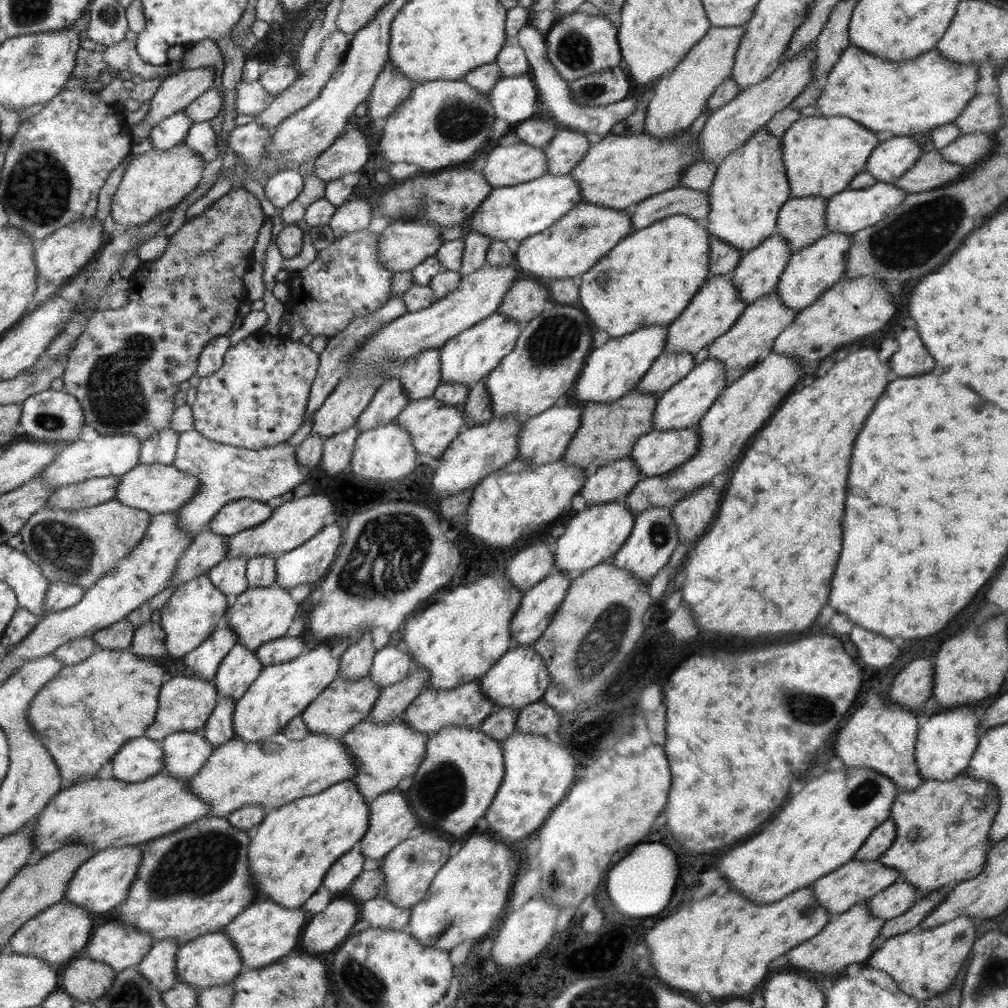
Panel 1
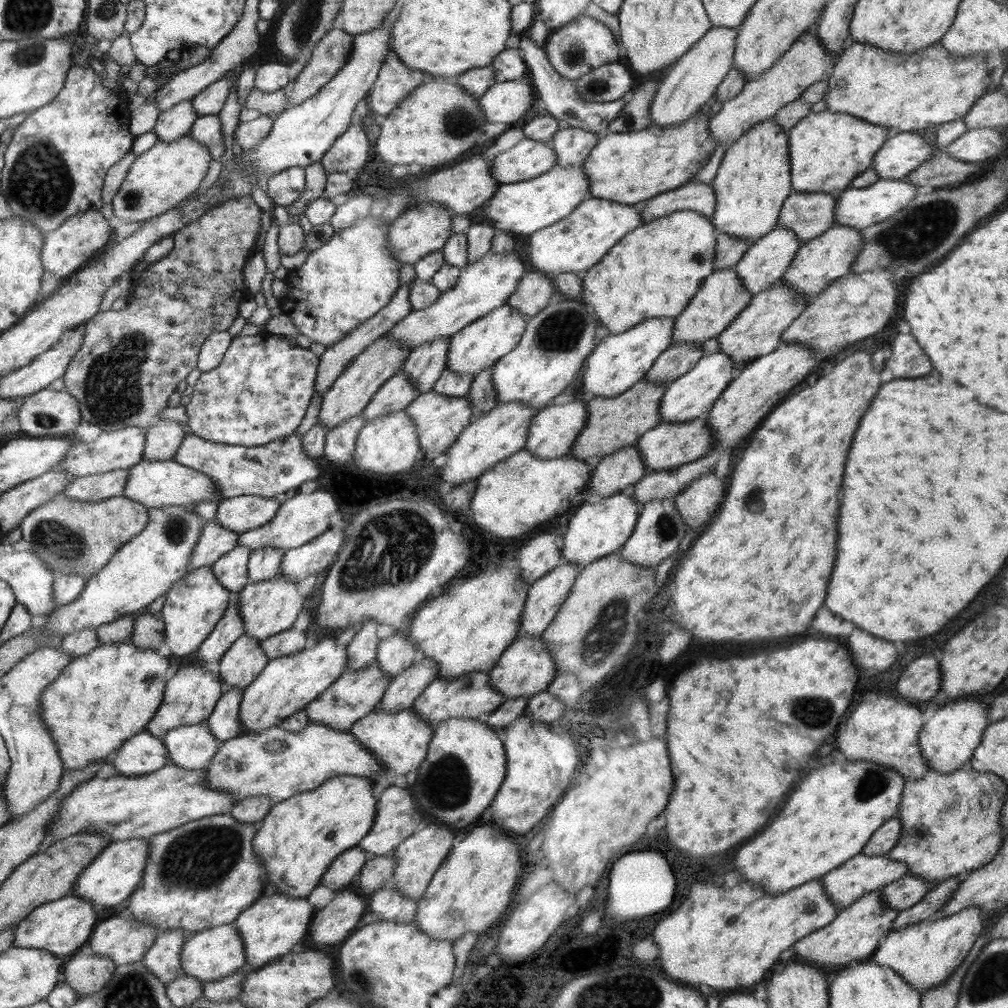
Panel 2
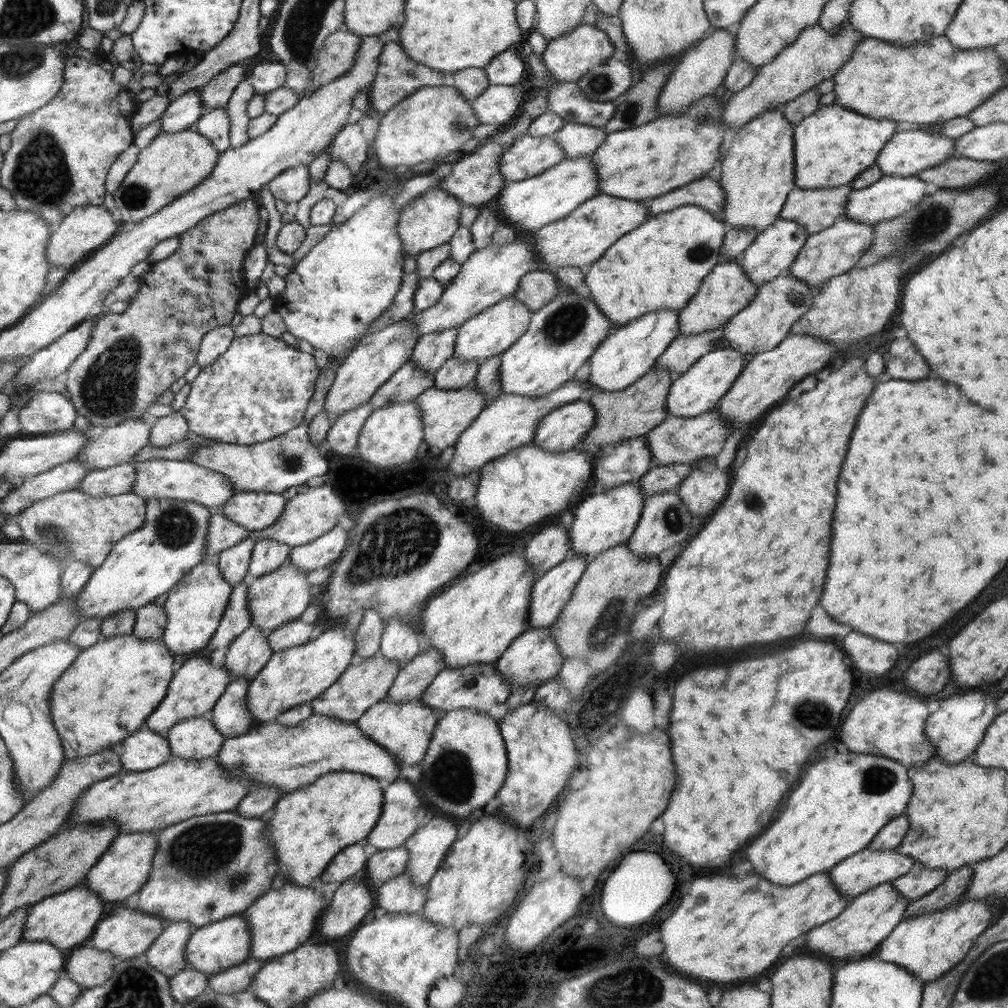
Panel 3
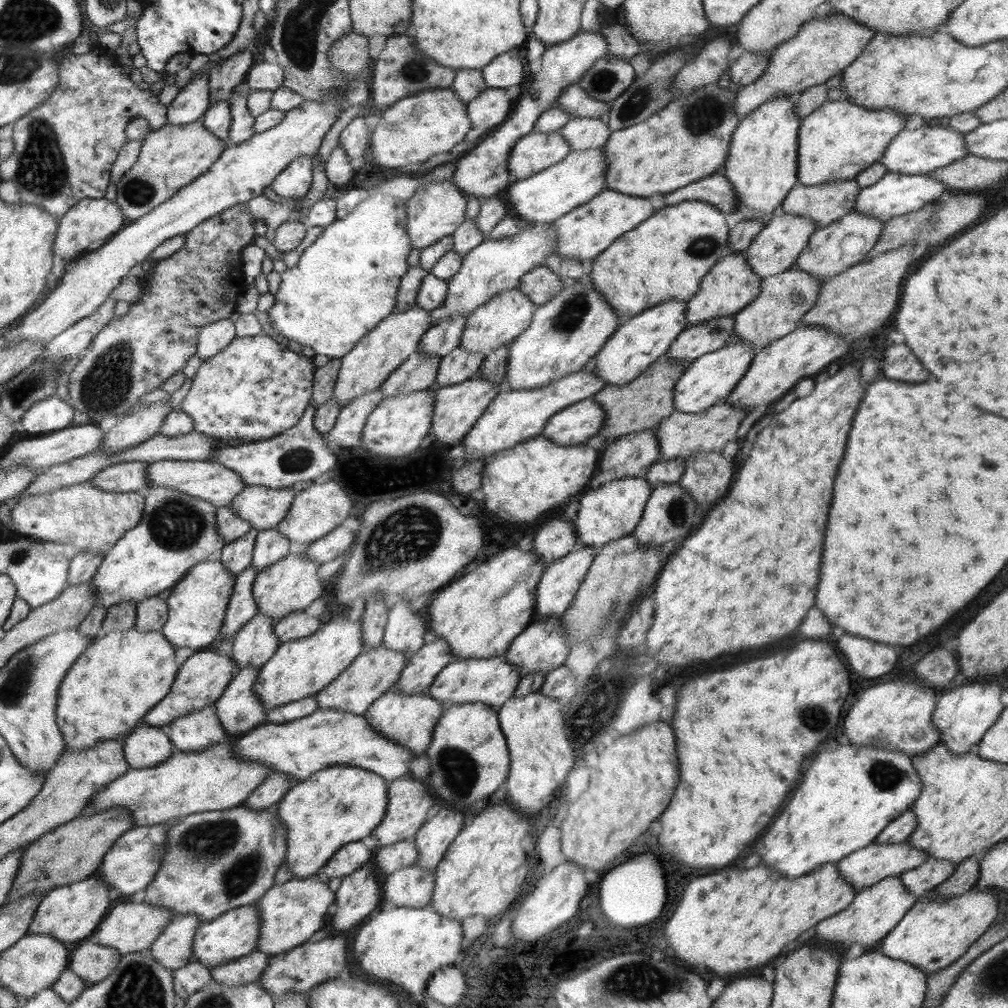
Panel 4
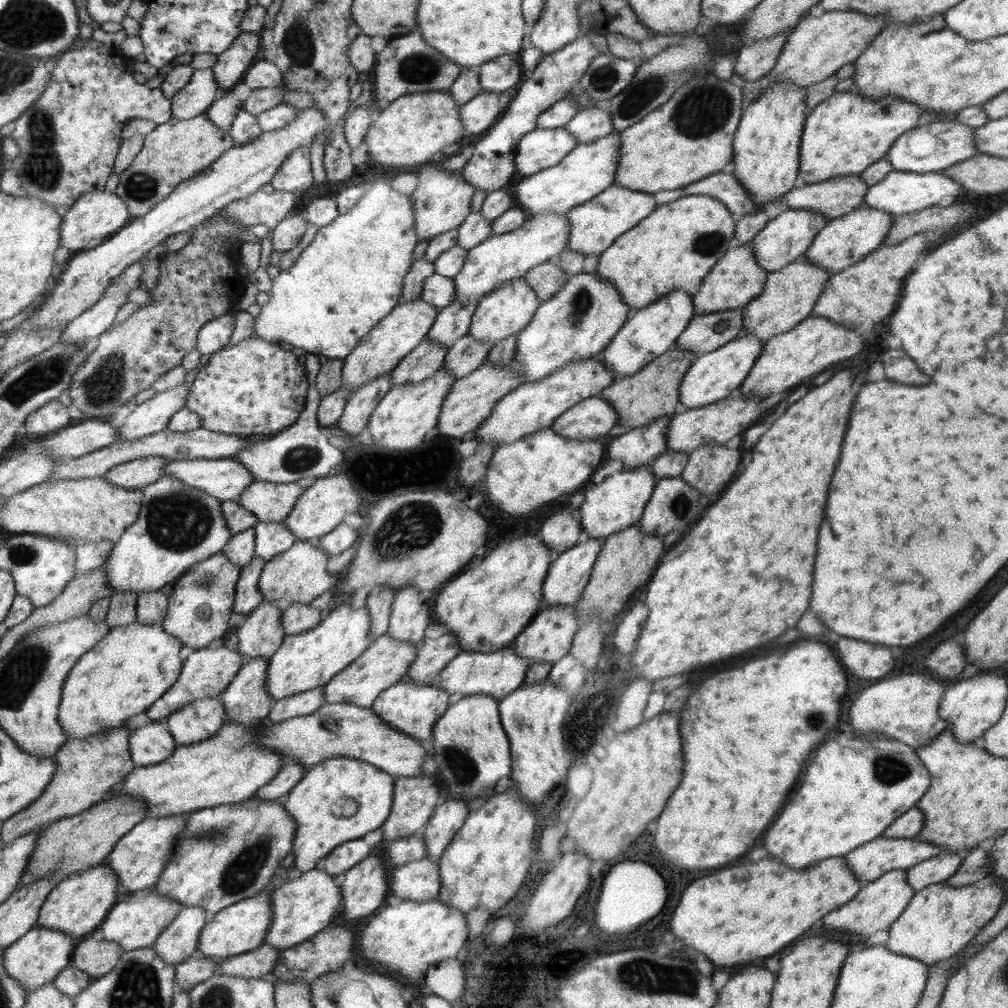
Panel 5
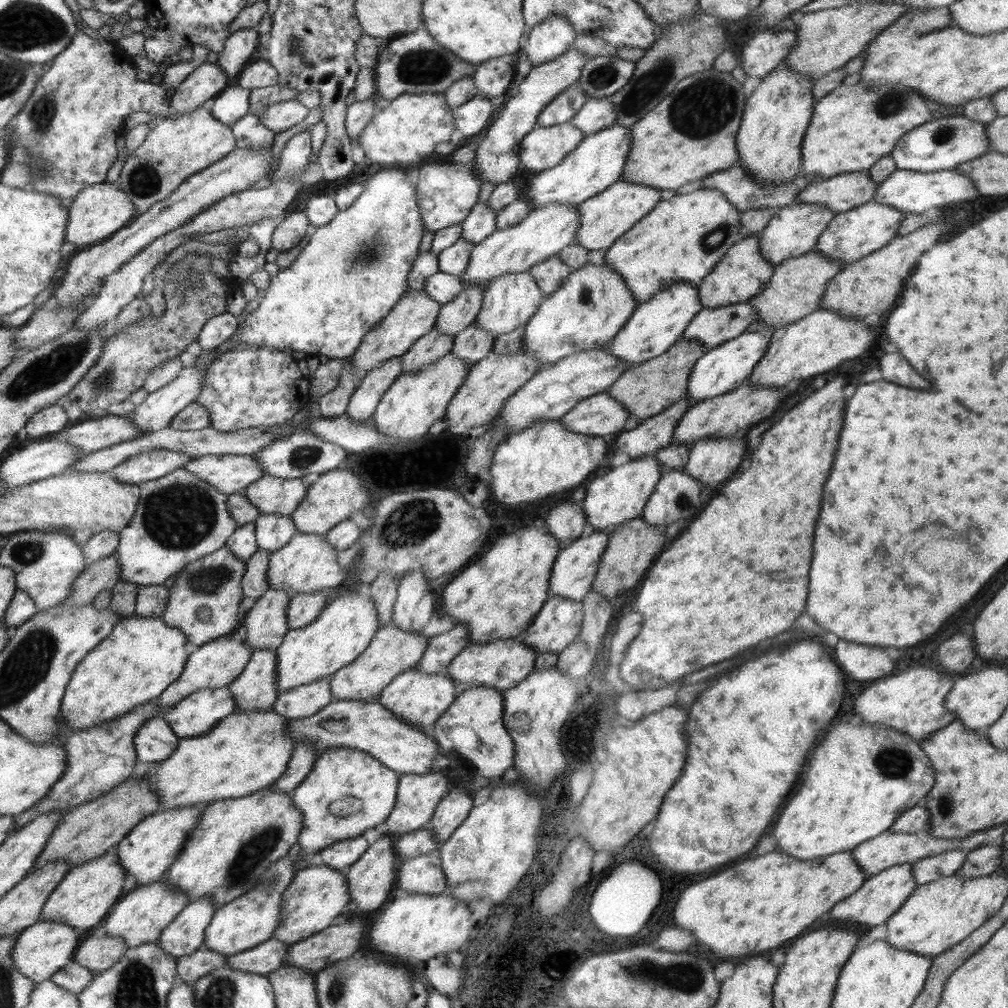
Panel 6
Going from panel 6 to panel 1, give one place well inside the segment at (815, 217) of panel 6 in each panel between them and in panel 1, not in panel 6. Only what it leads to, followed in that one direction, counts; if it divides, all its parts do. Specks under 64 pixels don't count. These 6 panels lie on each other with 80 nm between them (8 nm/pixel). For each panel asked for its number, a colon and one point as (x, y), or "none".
1: (757, 274)
2: (765, 262)
3: (773, 251)
4: (776, 247)
5: (785, 239)

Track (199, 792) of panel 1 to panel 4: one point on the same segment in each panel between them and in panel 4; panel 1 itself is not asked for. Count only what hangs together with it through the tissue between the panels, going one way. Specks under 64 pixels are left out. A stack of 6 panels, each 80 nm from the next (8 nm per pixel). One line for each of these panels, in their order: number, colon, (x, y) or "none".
2: (275, 763)
3: (271, 754)
4: (328, 736)

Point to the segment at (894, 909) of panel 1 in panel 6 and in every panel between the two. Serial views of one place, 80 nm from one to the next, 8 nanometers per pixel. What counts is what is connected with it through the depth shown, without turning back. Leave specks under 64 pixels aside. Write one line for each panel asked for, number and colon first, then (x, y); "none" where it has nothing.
2: (907, 891)
3: (920, 880)
4: (931, 873)
5: (938, 869)
6: (929, 869)

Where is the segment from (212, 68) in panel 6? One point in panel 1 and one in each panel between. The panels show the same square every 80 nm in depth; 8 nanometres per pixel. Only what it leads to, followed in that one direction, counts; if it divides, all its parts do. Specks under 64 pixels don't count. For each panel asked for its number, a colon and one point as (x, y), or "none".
1: (170, 132)
2: (175, 122)
3: (183, 112)
4: (189, 105)
5: (202, 90)

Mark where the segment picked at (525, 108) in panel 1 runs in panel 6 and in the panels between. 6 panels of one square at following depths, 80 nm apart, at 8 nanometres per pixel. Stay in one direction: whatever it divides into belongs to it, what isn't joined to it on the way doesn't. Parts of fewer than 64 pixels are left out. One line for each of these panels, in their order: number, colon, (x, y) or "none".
2: (508, 101)
3: (498, 104)
4: (491, 107)
5: (478, 115)
6: (473, 116)

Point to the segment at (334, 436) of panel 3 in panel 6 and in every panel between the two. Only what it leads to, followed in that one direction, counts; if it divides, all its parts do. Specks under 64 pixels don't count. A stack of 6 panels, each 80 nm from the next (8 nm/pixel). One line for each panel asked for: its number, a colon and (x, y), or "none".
4: (351, 420)
5: (360, 404)
6: (367, 395)

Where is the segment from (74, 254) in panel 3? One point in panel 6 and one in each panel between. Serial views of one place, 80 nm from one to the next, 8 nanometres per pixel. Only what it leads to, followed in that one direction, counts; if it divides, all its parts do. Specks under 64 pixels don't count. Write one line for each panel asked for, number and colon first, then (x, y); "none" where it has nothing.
4: (89, 224)
5: (94, 217)
6: (98, 211)

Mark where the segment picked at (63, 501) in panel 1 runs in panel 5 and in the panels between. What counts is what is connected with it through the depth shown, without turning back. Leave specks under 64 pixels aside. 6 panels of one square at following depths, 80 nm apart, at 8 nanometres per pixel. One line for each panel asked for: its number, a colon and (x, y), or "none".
2: (95, 488)
3: (119, 479)
4: (124, 477)
5: (141, 472)

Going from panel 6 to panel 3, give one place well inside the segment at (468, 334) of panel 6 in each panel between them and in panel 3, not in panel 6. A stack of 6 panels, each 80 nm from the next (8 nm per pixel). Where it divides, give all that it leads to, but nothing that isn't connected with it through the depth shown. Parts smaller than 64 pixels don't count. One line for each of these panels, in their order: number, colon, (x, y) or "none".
3: (454, 374)
4: (460, 365)
5: (466, 354)

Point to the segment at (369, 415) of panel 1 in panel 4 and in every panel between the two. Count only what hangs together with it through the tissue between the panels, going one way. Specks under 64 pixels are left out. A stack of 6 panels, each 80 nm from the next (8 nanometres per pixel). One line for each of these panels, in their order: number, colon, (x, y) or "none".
2: (398, 392)
3: (407, 382)
4: (419, 370)

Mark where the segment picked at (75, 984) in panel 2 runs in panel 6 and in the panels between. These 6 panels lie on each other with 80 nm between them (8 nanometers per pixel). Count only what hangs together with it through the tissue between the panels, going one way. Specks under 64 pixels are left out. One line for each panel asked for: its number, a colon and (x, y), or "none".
3: (87, 966)
4: (92, 962)
5: (96, 957)
6: (99, 952)

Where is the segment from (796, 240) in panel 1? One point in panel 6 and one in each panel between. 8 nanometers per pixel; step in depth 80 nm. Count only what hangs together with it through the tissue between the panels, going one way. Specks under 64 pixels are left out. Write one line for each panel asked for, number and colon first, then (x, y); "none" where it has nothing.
2: (808, 215)
3: (815, 209)
4: (825, 203)
5: (840, 195)
6: (843, 192)

